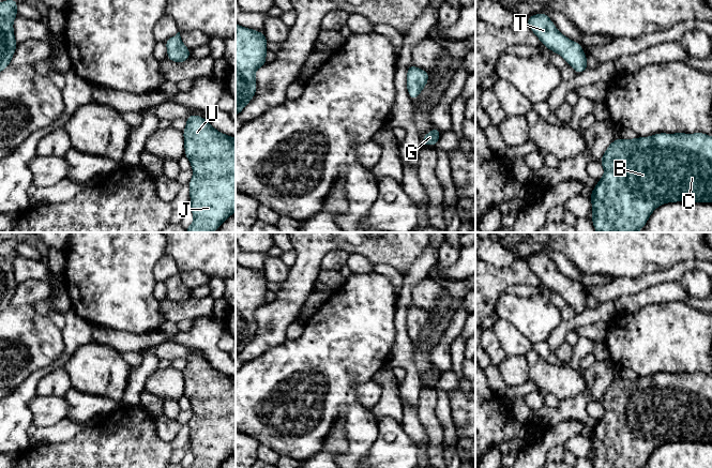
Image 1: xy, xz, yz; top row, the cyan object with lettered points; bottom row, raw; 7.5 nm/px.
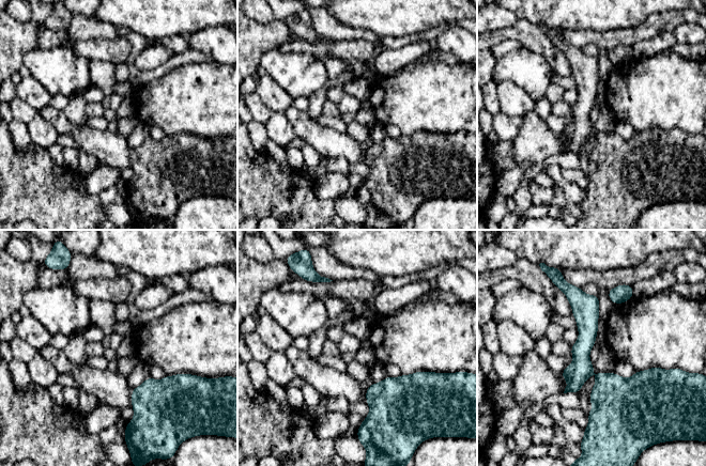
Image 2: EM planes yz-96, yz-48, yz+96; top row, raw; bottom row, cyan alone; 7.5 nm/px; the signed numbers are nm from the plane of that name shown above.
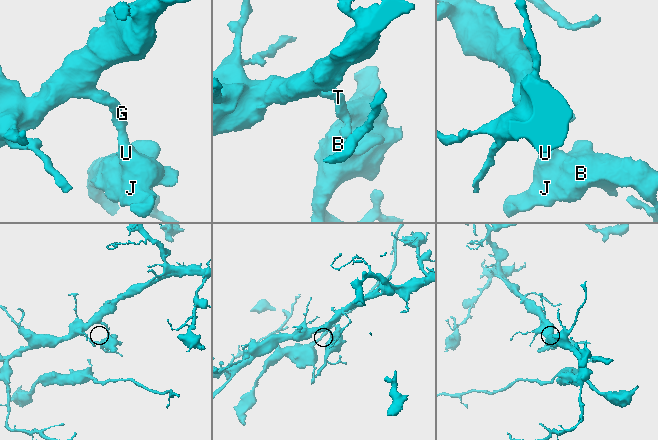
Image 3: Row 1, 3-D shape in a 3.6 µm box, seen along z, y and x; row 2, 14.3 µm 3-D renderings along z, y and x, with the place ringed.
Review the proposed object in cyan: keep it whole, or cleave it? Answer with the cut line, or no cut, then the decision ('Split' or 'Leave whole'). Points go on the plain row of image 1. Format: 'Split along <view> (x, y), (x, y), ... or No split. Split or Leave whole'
No split. Leave whole

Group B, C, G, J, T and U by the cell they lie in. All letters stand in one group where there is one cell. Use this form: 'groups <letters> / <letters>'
groups B C G J T U

